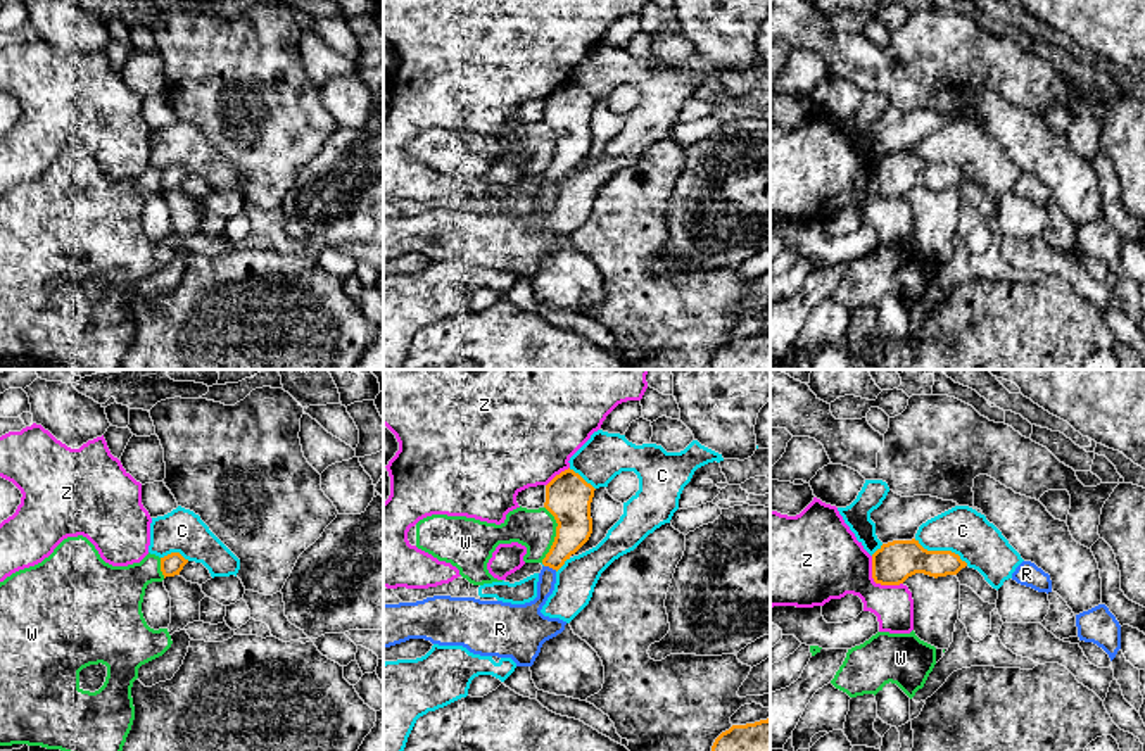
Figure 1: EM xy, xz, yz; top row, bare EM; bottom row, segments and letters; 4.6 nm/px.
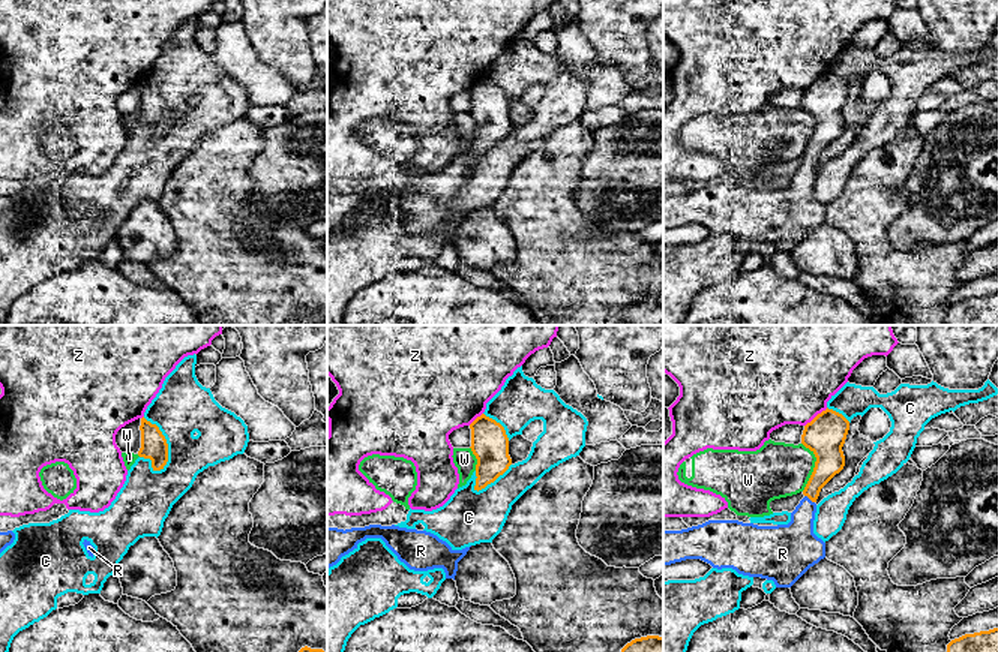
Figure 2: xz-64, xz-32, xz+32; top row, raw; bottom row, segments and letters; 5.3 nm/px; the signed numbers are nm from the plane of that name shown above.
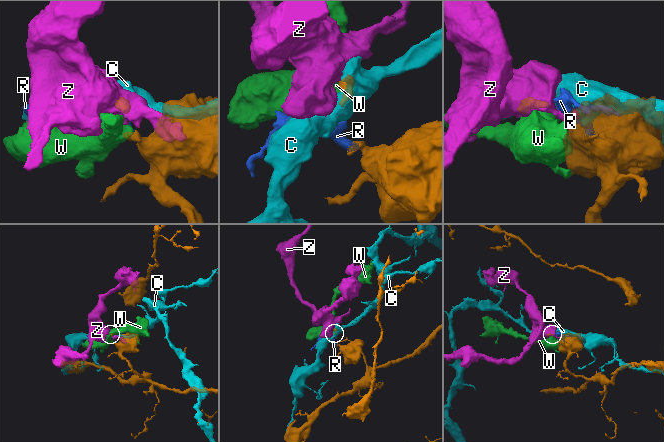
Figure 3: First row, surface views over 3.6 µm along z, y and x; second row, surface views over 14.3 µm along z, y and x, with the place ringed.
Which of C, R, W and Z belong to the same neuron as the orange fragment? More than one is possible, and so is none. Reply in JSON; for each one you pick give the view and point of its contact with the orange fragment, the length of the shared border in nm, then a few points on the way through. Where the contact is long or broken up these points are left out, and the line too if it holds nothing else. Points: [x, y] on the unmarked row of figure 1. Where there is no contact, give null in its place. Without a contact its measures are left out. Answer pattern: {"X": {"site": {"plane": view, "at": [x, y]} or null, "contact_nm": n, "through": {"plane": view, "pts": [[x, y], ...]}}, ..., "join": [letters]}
{"R": {"site": {"plane": "xz", "at": [551, 180]}, "contact_nm": 70}, "join": ["R"]}

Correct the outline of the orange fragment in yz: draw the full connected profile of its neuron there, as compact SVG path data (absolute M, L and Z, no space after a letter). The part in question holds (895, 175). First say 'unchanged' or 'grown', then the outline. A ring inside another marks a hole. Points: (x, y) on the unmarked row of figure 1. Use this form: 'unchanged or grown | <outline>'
unchanged | M893 154L872 167L872 192L881 199L900 199L915 186L957 188L967 176L952 164L927 164L919 154Z

